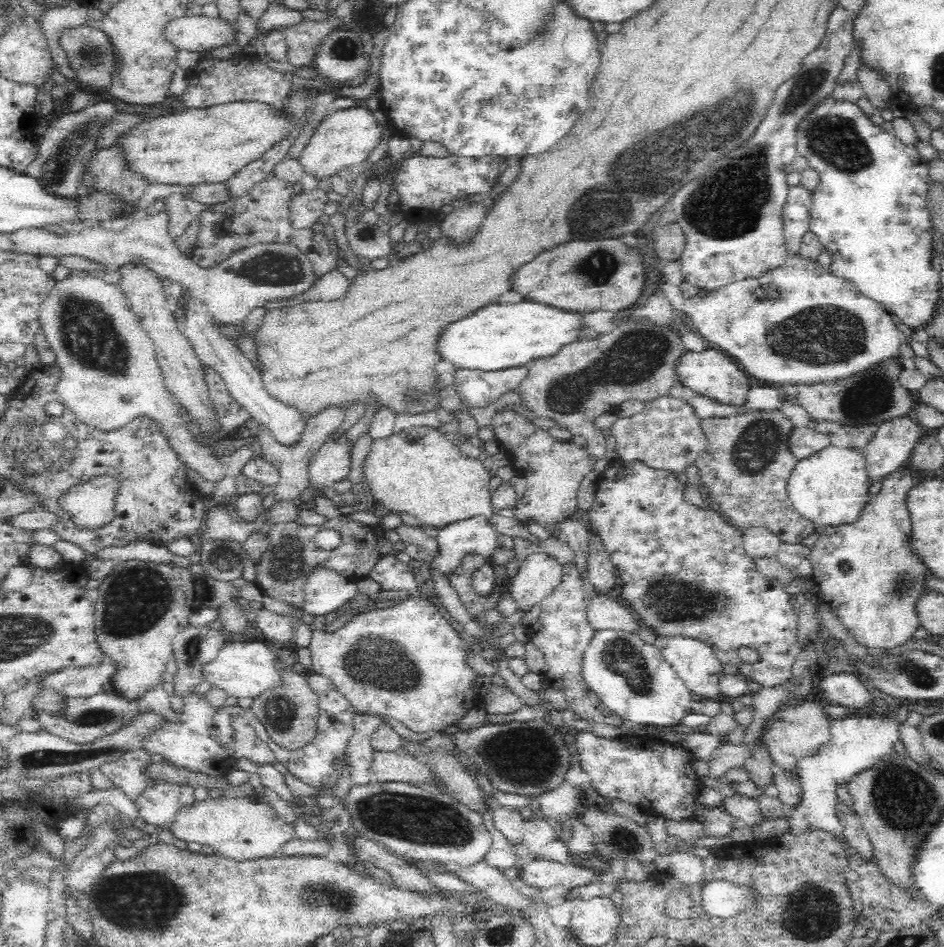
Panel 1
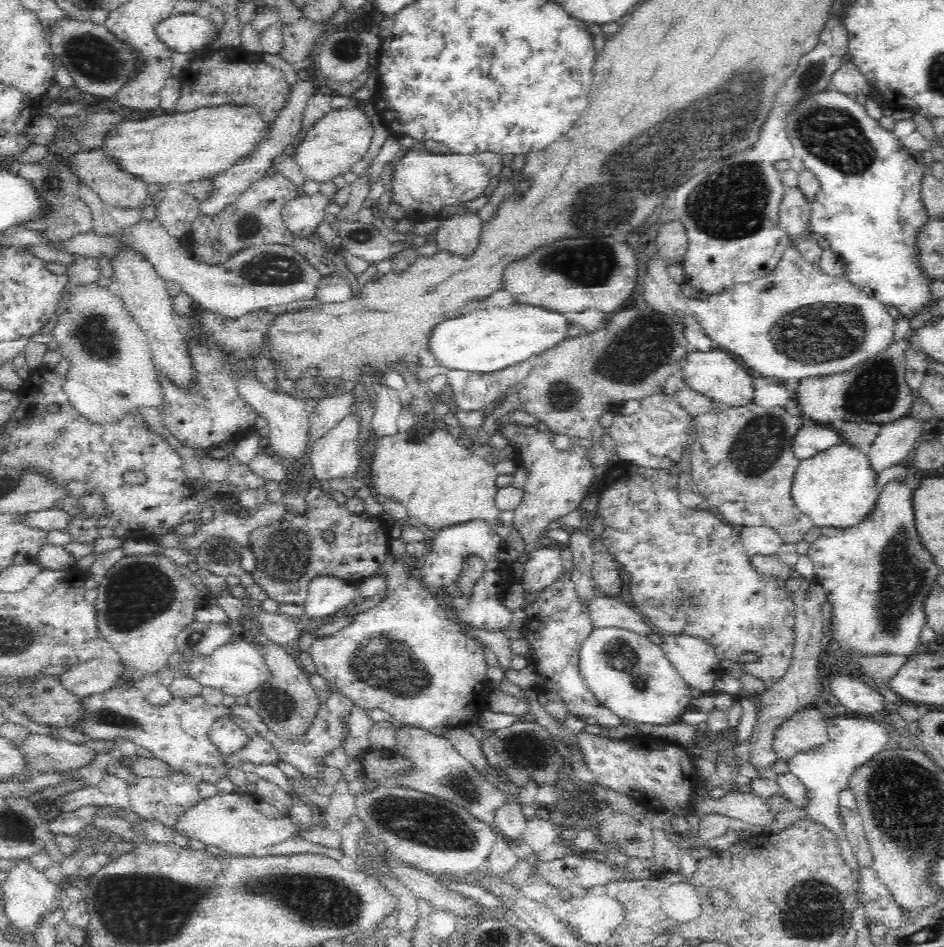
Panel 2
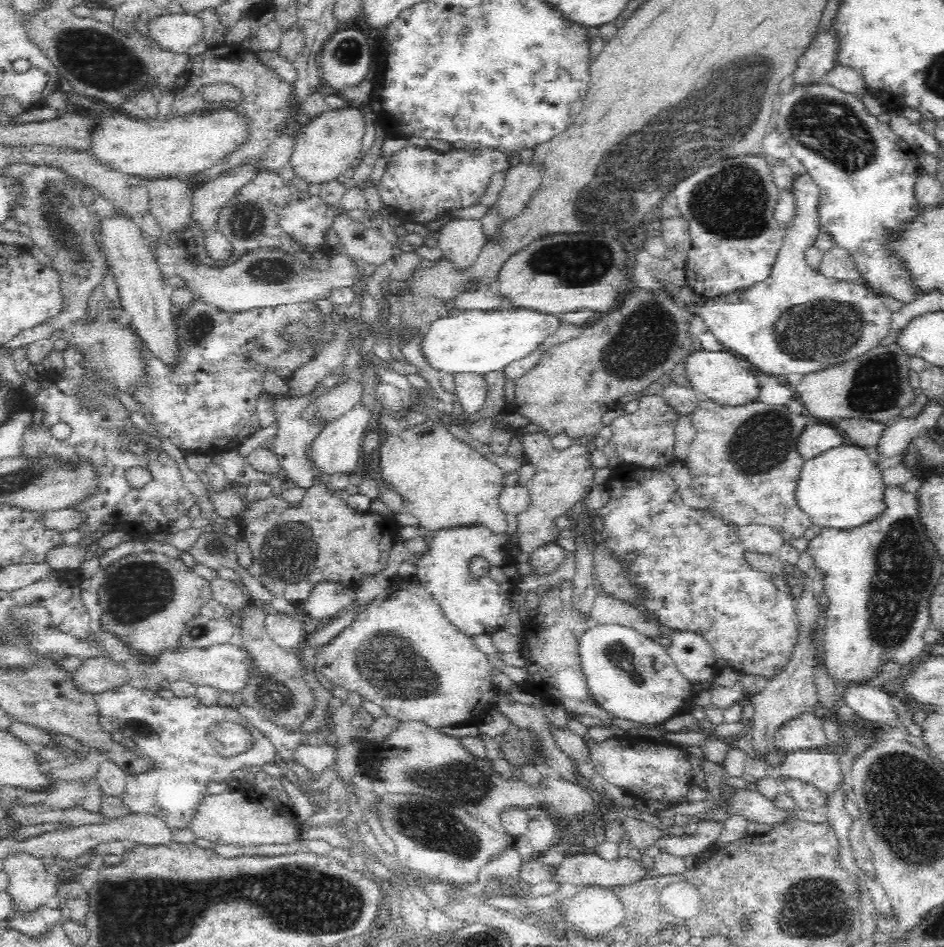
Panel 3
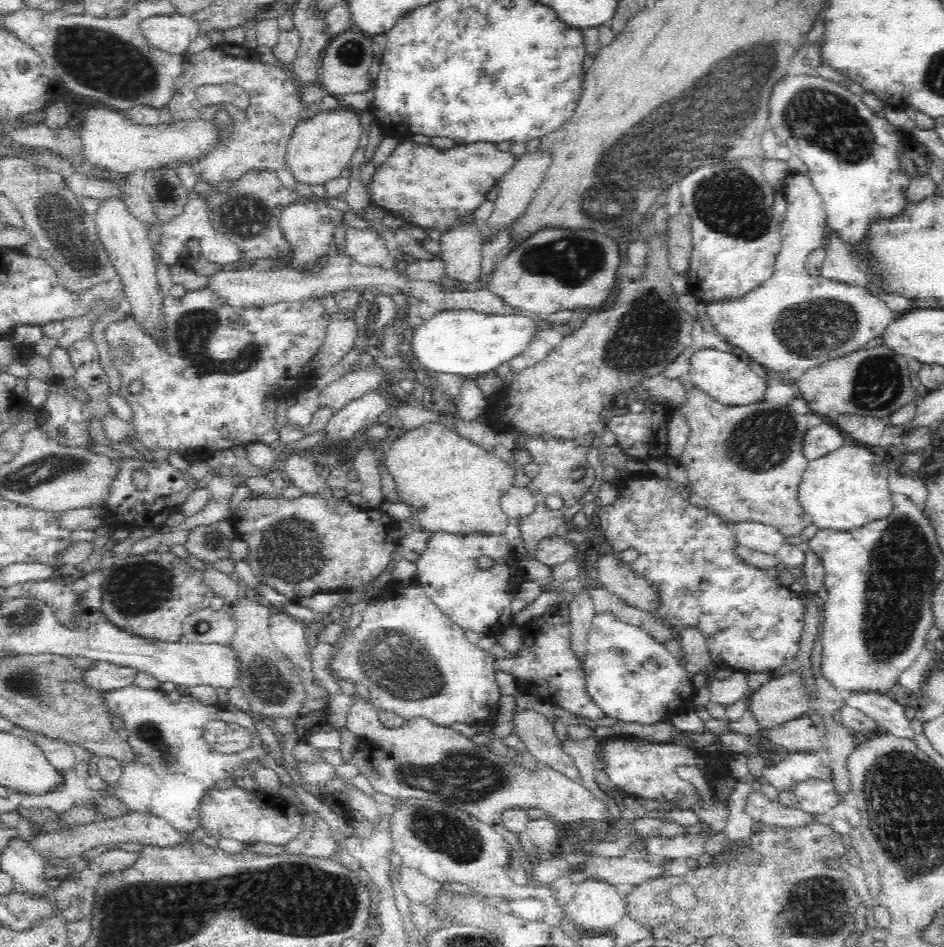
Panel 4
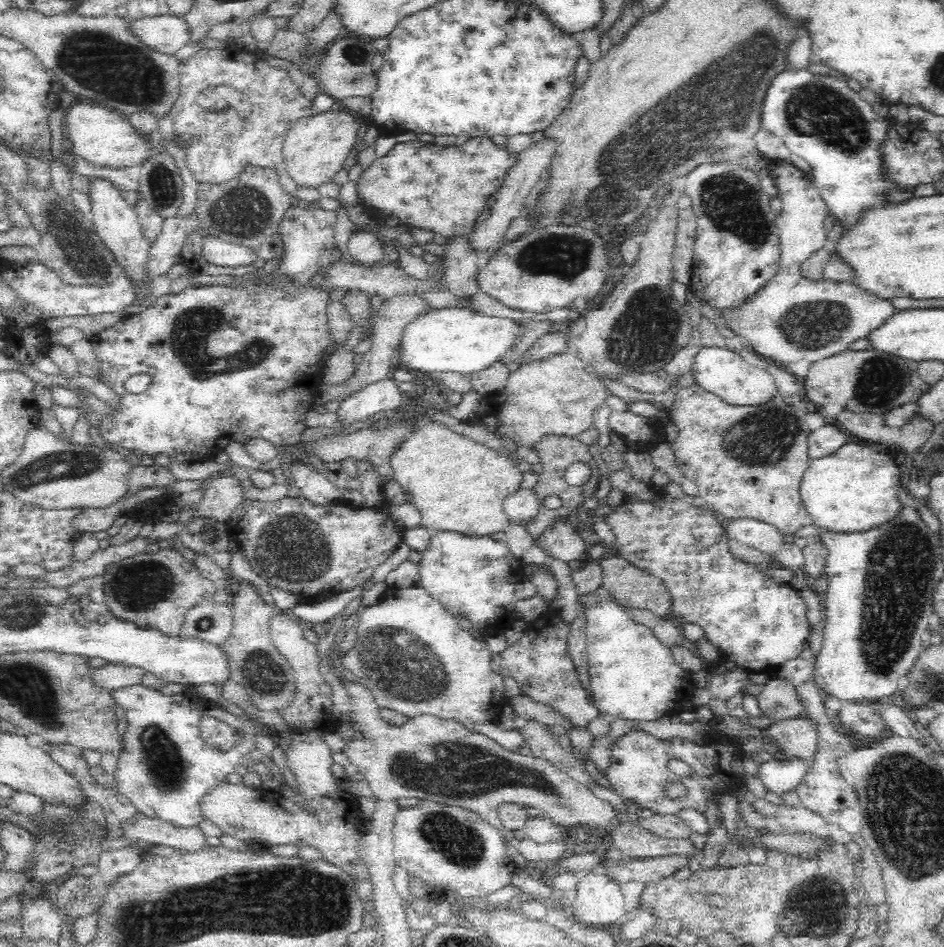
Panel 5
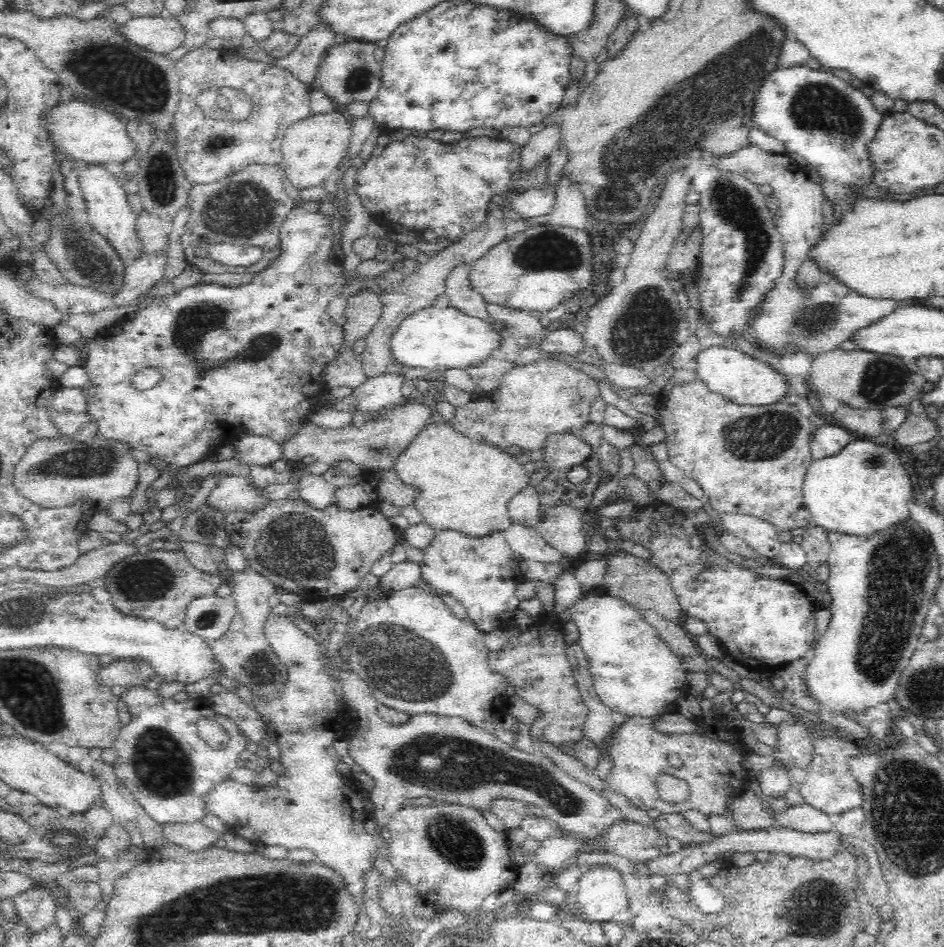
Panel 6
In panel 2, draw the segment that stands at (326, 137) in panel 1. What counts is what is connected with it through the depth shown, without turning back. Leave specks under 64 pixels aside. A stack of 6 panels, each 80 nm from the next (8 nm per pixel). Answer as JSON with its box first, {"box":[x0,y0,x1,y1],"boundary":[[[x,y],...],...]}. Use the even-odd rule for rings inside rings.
{"box":[294,106,373,183],"boundary":[[[358,106],[332,109],[305,130],[304,138],[296,148],[294,162],[300,166],[306,180],[320,183],[331,181],[334,176],[350,172],[352,166],[362,160],[371,146],[373,132],[370,118]]]}

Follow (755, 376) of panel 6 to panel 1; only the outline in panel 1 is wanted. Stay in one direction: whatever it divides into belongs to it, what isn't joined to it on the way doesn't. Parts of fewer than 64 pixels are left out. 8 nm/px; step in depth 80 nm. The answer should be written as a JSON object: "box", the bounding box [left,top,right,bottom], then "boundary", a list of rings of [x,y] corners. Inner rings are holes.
{"box":[676,348,751,406],"boundary":[[[708,348],[704,352],[695,353],[686,351],[682,354],[678,366],[676,366],[677,380],[683,386],[688,386],[696,393],[713,398],[720,404],[732,406],[746,405],[748,390],[751,387],[751,377],[742,369],[739,363],[728,354],[721,352],[718,348]]]}

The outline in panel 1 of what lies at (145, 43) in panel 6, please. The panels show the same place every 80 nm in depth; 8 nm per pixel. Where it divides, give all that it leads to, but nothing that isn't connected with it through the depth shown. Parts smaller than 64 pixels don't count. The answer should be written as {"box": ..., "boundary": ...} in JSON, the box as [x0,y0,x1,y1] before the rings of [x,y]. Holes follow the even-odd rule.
{"box":[164,13,234,52],"boundary":[[[198,13],[174,18],[164,26],[166,41],[177,51],[198,52],[230,44],[234,40],[232,25],[220,18],[207,18]]]}

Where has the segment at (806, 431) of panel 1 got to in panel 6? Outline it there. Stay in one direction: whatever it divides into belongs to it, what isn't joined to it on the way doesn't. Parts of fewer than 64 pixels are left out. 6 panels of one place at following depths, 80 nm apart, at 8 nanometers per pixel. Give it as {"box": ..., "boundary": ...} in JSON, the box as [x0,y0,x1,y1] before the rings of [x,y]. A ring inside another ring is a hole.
{"box":[811,424,850,460],"boundary":[[[824,424],[811,434],[811,458],[820,460],[838,454],[850,442],[844,427]]]}

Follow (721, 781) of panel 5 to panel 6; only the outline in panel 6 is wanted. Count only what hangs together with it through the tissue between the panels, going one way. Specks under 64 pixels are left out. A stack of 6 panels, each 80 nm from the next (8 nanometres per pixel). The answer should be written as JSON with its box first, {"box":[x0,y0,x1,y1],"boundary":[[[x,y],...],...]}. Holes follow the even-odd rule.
{"box":[606,699,750,817],"boundary":[[[732,699],[720,706],[713,706],[708,712],[692,719],[696,724],[694,732],[686,734],[664,734],[654,728],[654,722],[662,720],[666,714],[666,705],[661,713],[651,717],[626,715],[616,727],[609,745],[612,755],[612,773],[607,777],[606,785],[614,792],[624,795],[632,804],[641,809],[655,808],[662,813],[685,813],[697,810],[705,815],[717,814],[726,817],[734,797],[746,788],[749,777],[742,759],[750,750],[749,740],[741,731],[732,727],[732,722],[744,720],[738,709],[734,709]],[[670,754],[678,754],[682,766],[676,768],[668,761]],[[672,774],[686,780],[689,795],[685,801],[675,805],[664,804],[655,788],[656,777]]]}

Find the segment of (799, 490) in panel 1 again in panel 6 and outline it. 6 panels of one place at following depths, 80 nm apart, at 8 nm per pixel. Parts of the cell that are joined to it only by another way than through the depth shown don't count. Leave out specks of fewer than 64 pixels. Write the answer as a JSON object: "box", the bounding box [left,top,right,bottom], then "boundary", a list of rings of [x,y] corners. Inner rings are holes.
{"box":[803,438,912,539],"boundary":[[[868,438],[850,440],[834,456],[812,460],[803,483],[803,502],[810,519],[827,531],[870,539],[911,519],[912,480],[898,454]]]}

